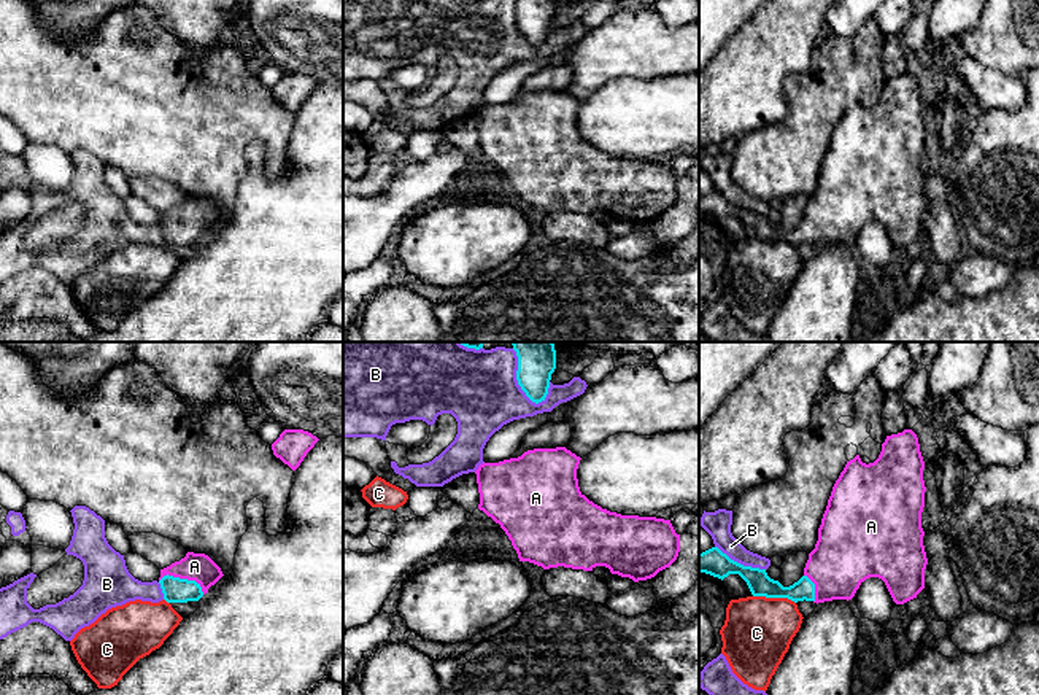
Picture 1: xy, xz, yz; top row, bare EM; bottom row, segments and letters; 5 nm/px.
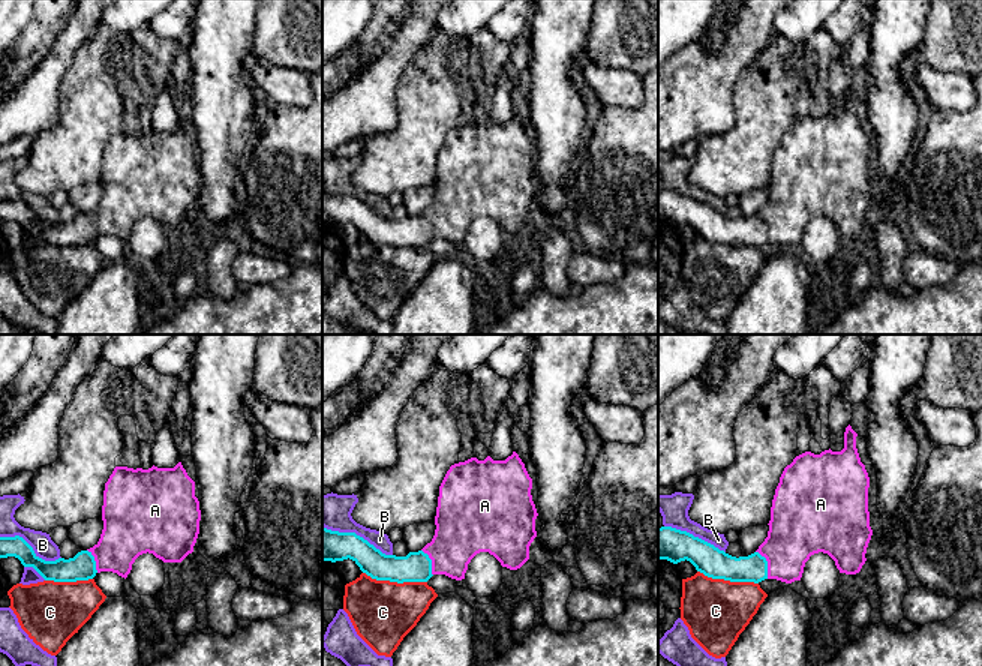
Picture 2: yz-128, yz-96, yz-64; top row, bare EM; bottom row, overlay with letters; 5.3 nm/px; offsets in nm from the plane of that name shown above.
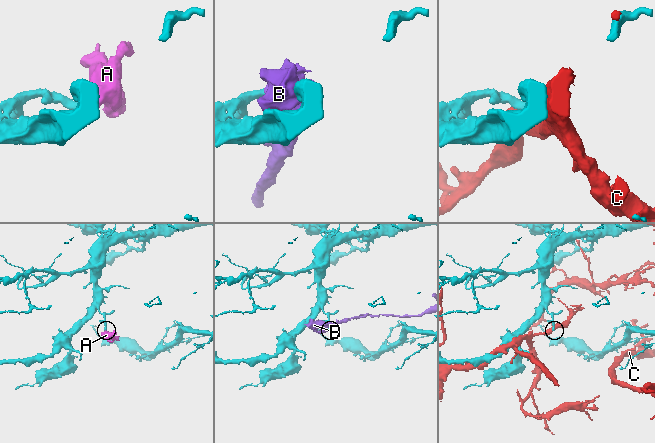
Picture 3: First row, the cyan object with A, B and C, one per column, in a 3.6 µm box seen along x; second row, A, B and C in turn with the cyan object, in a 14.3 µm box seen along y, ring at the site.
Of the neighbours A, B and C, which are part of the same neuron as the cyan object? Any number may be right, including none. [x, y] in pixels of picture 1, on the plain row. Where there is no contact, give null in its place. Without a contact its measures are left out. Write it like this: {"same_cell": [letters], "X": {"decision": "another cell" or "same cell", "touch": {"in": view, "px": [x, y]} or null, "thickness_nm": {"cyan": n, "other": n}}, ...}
{"same_cell": ["A"], "A": {"decision": "same cell", "touch": {"in": "xy", "px": [183, 223]}, "thickness_nm": {"cyan": 130, "other": 140}}, "B": {"decision": "another cell", "touch": {"in": "xz", "px": [518, 27]}, "thickness_nm": {"cyan": 180, "other": 380}}, "C": {"decision": "another cell", "touch": {"in": "yz", "px": [774, 240]}, "thickness_nm": {"cyan": 120, "other": 340}}}

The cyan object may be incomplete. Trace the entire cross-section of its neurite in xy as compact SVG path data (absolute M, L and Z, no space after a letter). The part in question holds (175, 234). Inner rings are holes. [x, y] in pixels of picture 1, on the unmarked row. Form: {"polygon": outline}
{"polygon": "M187 196L180 205L160 213L159 227L167 247L187 247L199 245L222 219L208 199Z"}

